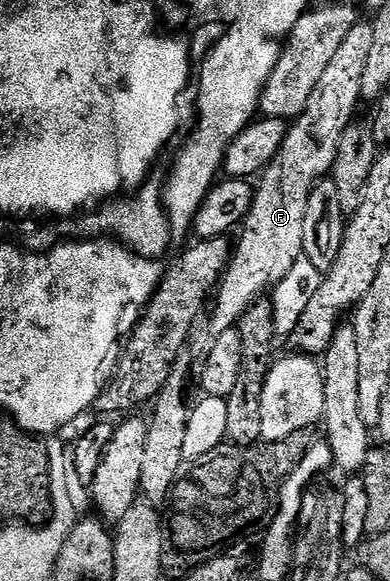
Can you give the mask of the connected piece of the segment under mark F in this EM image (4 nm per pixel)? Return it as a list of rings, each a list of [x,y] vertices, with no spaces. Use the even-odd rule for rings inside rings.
[[[363,21],[356,22],[353,30],[345,37],[345,41],[341,41],[341,49],[337,49],[337,53],[333,53],[333,61],[329,61],[328,67],[325,68],[325,73],[321,73],[321,81],[317,81],[317,89],[313,89],[312,95],[309,97],[309,101],[305,105],[305,109],[294,117],[293,122],[290,124],[287,140],[281,145],[281,149],[277,153],[277,157],[273,157],[273,161],[269,164],[265,170],[258,176],[257,188],[255,190],[255,200],[253,205],[249,209],[247,218],[243,220],[241,224],[241,232],[243,236],[240,237],[239,243],[234,244],[231,252],[231,261],[227,264],[226,271],[223,272],[223,278],[220,279],[217,290],[213,295],[213,306],[211,311],[211,332],[212,336],[225,333],[225,329],[235,327],[238,324],[240,317],[251,307],[252,303],[256,299],[260,298],[272,285],[279,283],[285,277],[285,273],[289,273],[289,269],[293,269],[293,265],[297,260],[304,258],[303,242],[305,241],[305,209],[309,209],[309,197],[313,193],[313,189],[322,180],[328,178],[332,174],[332,167],[334,162],[337,161],[338,147],[341,145],[342,135],[345,133],[348,126],[350,126],[352,120],[356,118],[359,103],[363,99],[361,93],[361,85],[363,84],[363,78],[365,77],[365,65],[369,65],[369,48],[373,46],[373,26],[370,22],[363,23]]]

